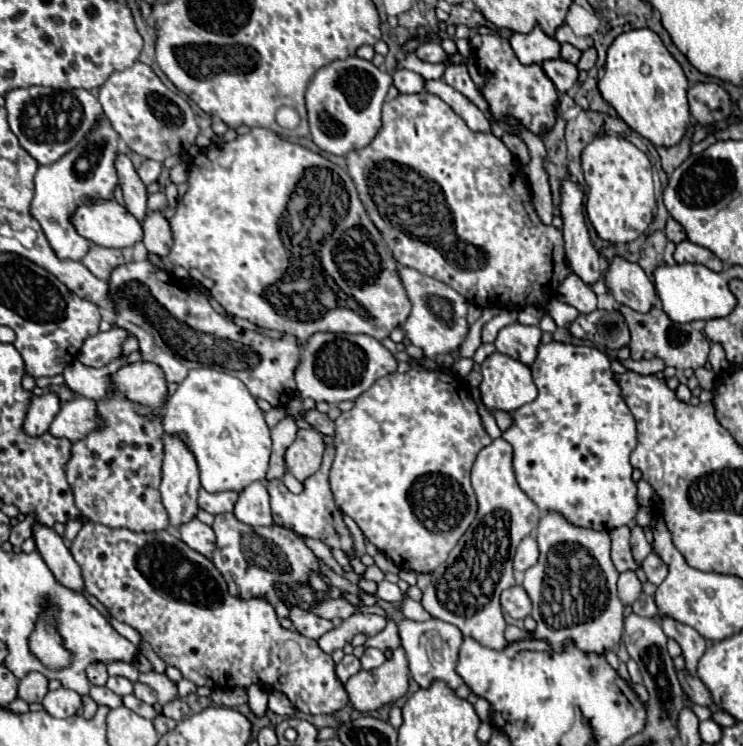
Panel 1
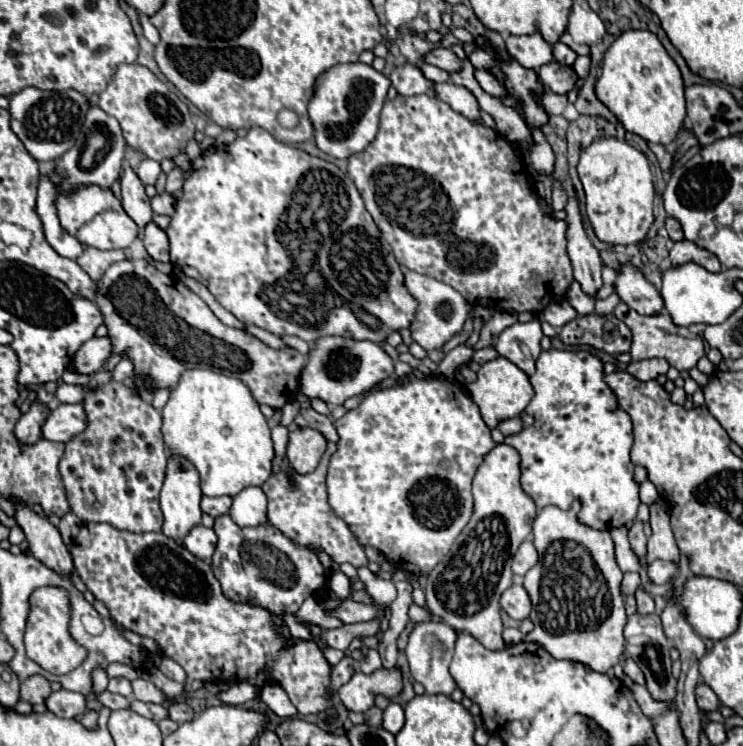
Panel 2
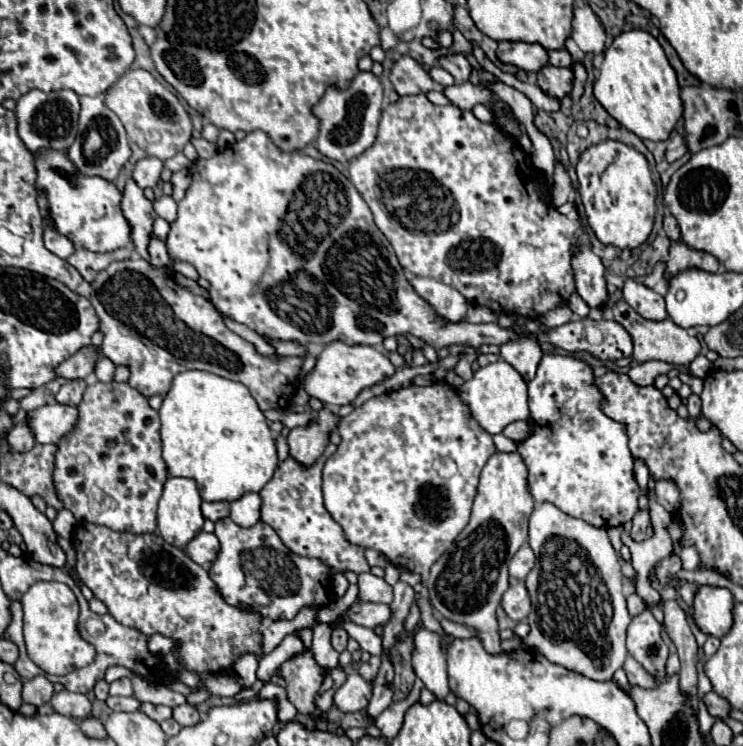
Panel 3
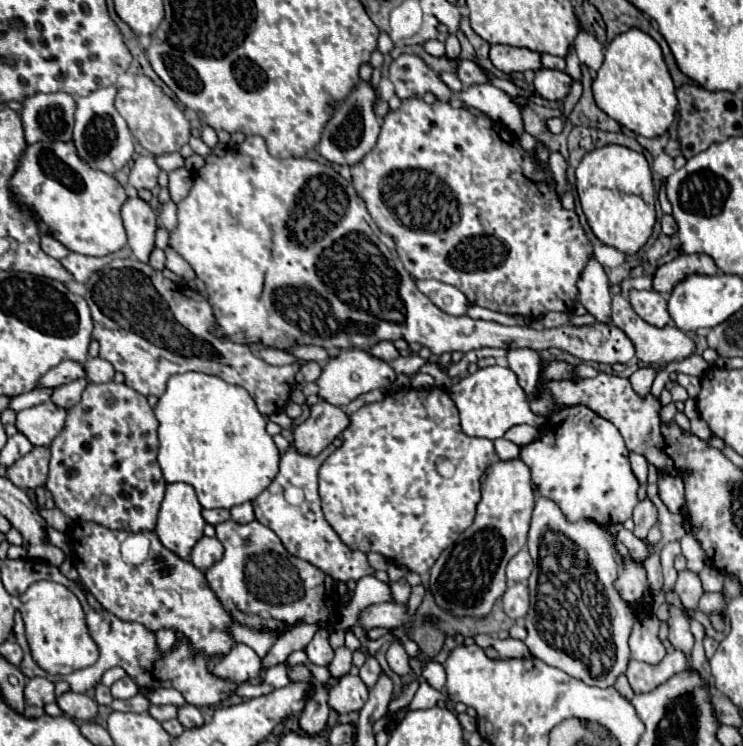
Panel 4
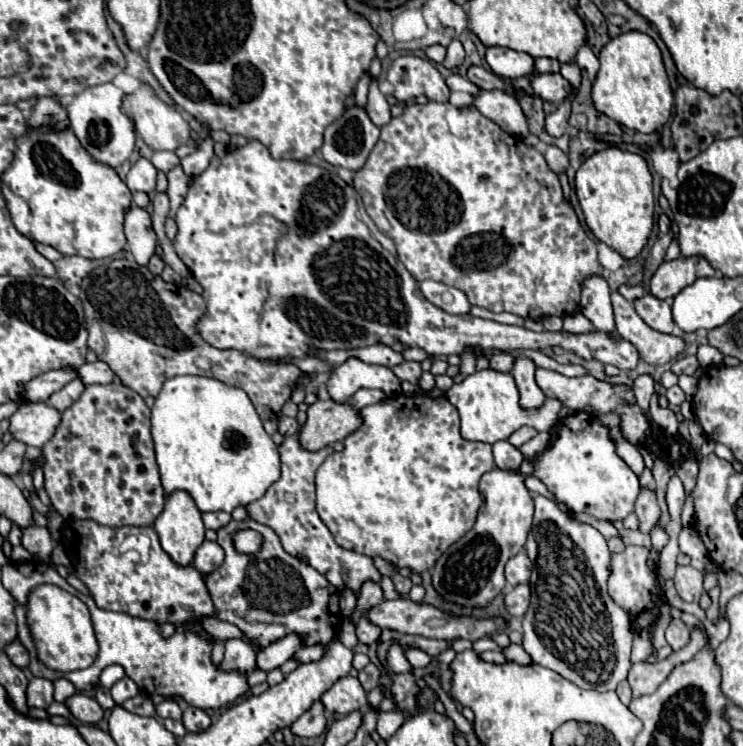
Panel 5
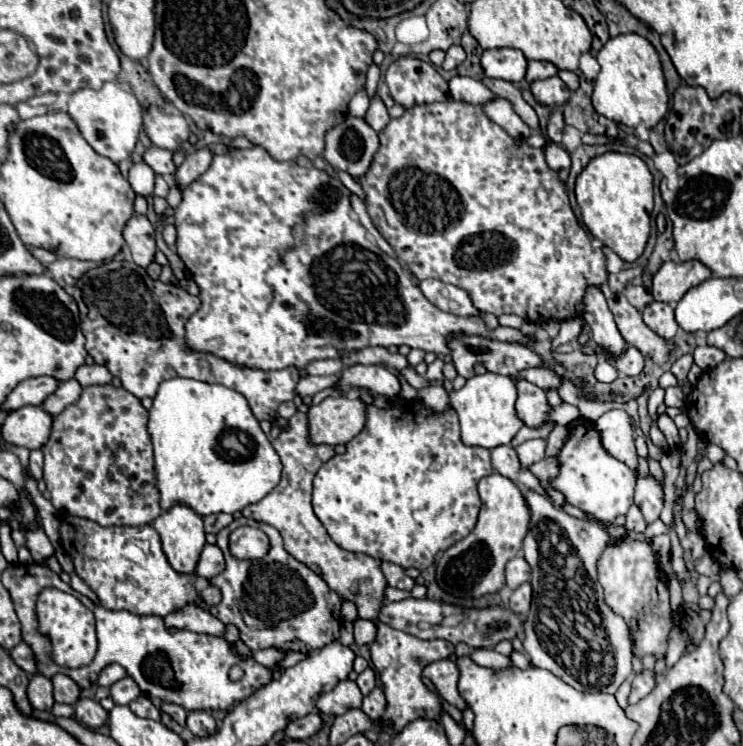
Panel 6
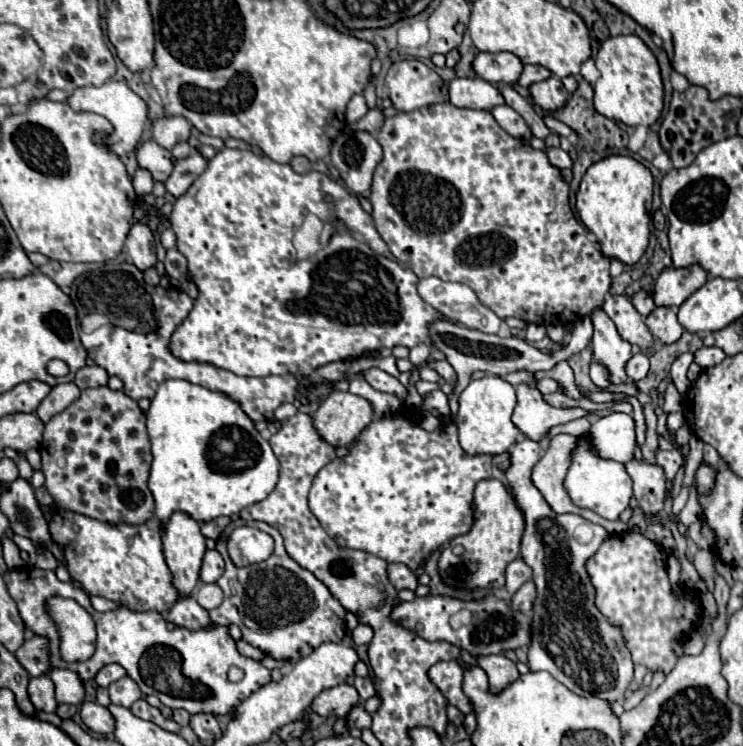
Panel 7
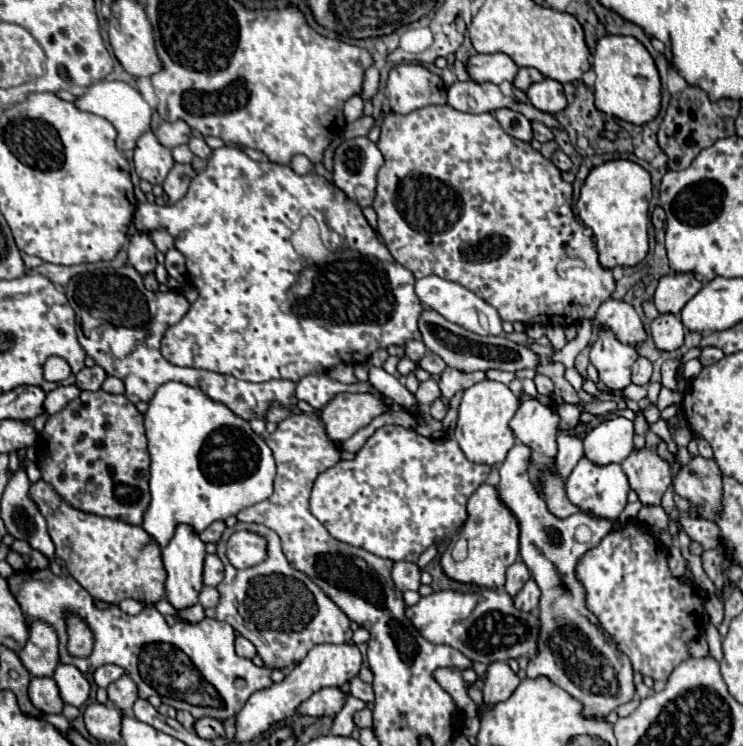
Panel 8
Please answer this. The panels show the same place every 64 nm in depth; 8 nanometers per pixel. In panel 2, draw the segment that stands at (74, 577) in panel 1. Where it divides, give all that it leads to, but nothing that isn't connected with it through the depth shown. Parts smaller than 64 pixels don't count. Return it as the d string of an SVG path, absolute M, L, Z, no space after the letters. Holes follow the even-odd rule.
M16 502L16 510L16 522L26 534L30 552L56 574L70 578L74 574L74 562L60 532L44 516L34 514L32 508Z

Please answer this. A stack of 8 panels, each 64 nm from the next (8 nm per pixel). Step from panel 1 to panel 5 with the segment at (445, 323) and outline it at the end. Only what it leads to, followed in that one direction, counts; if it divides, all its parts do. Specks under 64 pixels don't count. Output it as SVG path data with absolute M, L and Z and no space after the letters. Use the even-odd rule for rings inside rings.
M424 280L420 282L420 290L434 306L442 308L448 314L468 314L470 312L470 302L466 294L454 286L448 286L436 280Z

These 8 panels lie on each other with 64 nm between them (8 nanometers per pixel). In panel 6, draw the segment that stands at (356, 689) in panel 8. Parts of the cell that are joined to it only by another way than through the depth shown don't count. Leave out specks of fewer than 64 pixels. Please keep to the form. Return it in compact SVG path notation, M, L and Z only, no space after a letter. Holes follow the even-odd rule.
M366 668L362 674L358 674L356 684L360 686L362 694L368 694L376 686L376 672L374 672L374 668Z

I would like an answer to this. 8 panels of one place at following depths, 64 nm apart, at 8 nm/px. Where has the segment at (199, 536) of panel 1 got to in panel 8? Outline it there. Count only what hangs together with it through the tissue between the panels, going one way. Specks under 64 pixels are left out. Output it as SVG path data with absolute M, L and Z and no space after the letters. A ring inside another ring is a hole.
M208 554L204 560L204 574L202 580L206 586L218 586L218 582L224 578L224 566L216 554Z

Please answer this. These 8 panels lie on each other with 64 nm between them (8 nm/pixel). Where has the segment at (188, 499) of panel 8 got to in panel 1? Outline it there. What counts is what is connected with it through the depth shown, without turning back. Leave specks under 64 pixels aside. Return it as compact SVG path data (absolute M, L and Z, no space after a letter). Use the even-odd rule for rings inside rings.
M210 368L192 370L186 380L178 386L178 390L170 396L164 412L164 430L174 434L182 432L186 436L186 444L198 460L200 466L200 482L208 492L224 492L224 490L244 490L248 484L266 478L272 440L270 430L264 422L264 414L258 408L254 396L248 392L242 380L226 374L216 372Z

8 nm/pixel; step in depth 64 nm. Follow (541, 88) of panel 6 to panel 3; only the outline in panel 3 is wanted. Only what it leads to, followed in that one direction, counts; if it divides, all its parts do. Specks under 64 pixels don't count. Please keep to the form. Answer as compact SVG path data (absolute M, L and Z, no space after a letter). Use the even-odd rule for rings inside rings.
M548 64L538 72L538 86L554 98L564 98L566 94L570 94L572 80L572 68L556 68Z

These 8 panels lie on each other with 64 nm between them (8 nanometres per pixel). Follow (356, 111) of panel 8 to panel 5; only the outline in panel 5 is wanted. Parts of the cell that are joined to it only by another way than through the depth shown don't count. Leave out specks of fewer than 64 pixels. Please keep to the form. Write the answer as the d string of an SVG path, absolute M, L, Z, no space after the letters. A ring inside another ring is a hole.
M362 76L358 86L356 86L356 92L354 92L354 100L356 104L364 106L366 104L366 96L368 96L368 84L370 84L370 78L368 76Z

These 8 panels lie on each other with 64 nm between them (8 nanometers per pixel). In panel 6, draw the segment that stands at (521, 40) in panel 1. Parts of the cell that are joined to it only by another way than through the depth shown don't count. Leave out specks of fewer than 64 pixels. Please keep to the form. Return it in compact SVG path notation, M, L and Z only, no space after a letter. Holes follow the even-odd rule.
M498 48L498 50L484 50L482 54L482 70L486 76L502 78L508 82L520 82L526 76L528 60L520 50Z

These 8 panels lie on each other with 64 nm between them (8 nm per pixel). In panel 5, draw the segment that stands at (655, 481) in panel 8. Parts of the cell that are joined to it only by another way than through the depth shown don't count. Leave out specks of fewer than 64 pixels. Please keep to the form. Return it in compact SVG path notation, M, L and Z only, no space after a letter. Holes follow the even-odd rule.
M644 488L636 500L636 508L634 508L634 514L640 522L640 532L648 534L656 524L658 524L658 518L660 518L660 508L656 504L656 496L654 496L654 490L652 488Z

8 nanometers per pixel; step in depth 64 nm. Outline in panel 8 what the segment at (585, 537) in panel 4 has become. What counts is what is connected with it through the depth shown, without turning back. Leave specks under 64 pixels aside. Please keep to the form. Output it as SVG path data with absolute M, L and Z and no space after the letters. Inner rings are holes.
M518 442L506 456L502 468L500 468L500 484L496 486L500 492L500 498L504 500L504 504L514 512L514 516L520 522L520 556L524 560L524 564L530 568L532 578L536 580L542 596L540 596L540 630L538 630L538 654L534 658L530 658L528 676L548 676L554 684L560 684L560 688L564 688L570 696L574 696L576 700L580 700L584 704L584 714L586 716L608 716L614 708L618 708L620 704L626 704L628 700L632 700L634 696L634 682L632 682L632 664L628 660L628 656L618 650L618 646L614 646L608 638L608 634L602 630L598 618L586 608L586 590L580 584L580 580L576 578L576 566L578 560L594 546L600 544L600 540L612 530L612 522L610 520L592 520L590 516L586 516L584 512L580 514L572 514L568 518L556 518L548 508L544 498L536 492L536 486L530 480L530 446ZM578 526L588 526L592 532L592 538L588 542L578 542L576 540L576 528Z

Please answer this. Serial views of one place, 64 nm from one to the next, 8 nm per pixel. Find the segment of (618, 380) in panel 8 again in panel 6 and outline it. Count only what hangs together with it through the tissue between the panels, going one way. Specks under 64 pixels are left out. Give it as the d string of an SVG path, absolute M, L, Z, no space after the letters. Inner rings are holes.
M588 286L584 294L584 320L592 328L592 340L598 346L606 348L614 356L624 352L626 342L616 328L614 316L606 304L606 296L600 286Z

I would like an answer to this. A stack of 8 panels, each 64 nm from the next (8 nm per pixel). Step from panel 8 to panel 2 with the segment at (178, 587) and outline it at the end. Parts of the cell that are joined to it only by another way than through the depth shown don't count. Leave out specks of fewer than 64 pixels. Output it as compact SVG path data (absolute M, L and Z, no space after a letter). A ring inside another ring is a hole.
M170 456L168 458L168 466L166 466L166 480L160 492L160 508L164 512L164 534L172 536L174 540L182 540L188 534L188 528L194 528L196 524L200 524L200 480L198 480L198 472L196 468L180 456Z

